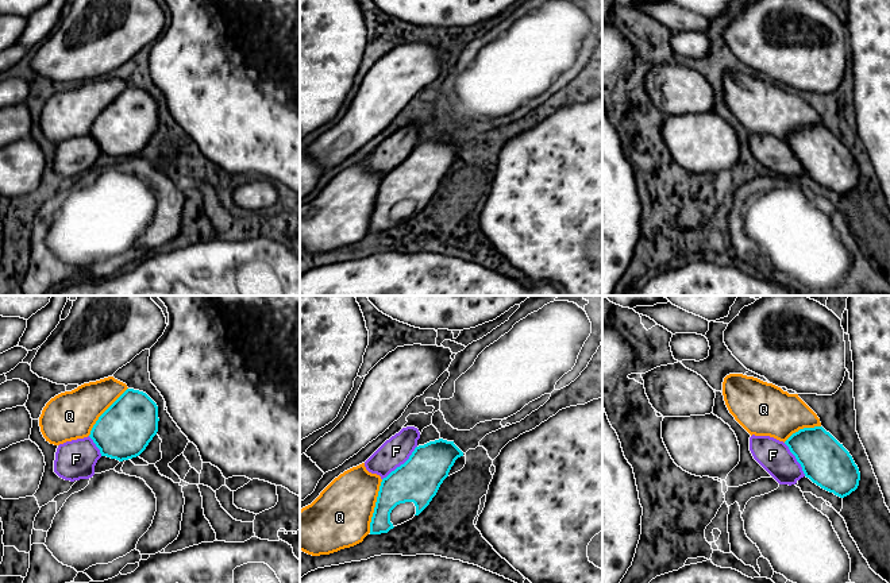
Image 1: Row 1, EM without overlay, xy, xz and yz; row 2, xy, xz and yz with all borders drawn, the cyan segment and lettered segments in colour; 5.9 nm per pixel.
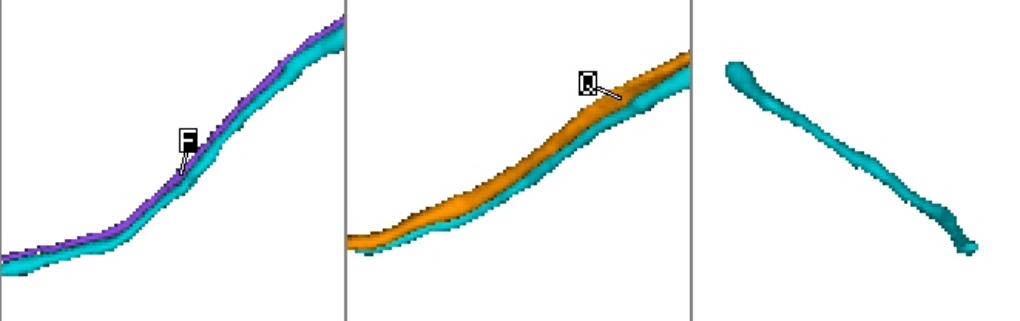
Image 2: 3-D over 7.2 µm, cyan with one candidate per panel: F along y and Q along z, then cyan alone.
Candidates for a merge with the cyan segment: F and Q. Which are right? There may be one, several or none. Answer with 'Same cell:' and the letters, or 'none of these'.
Same cell: none of these

